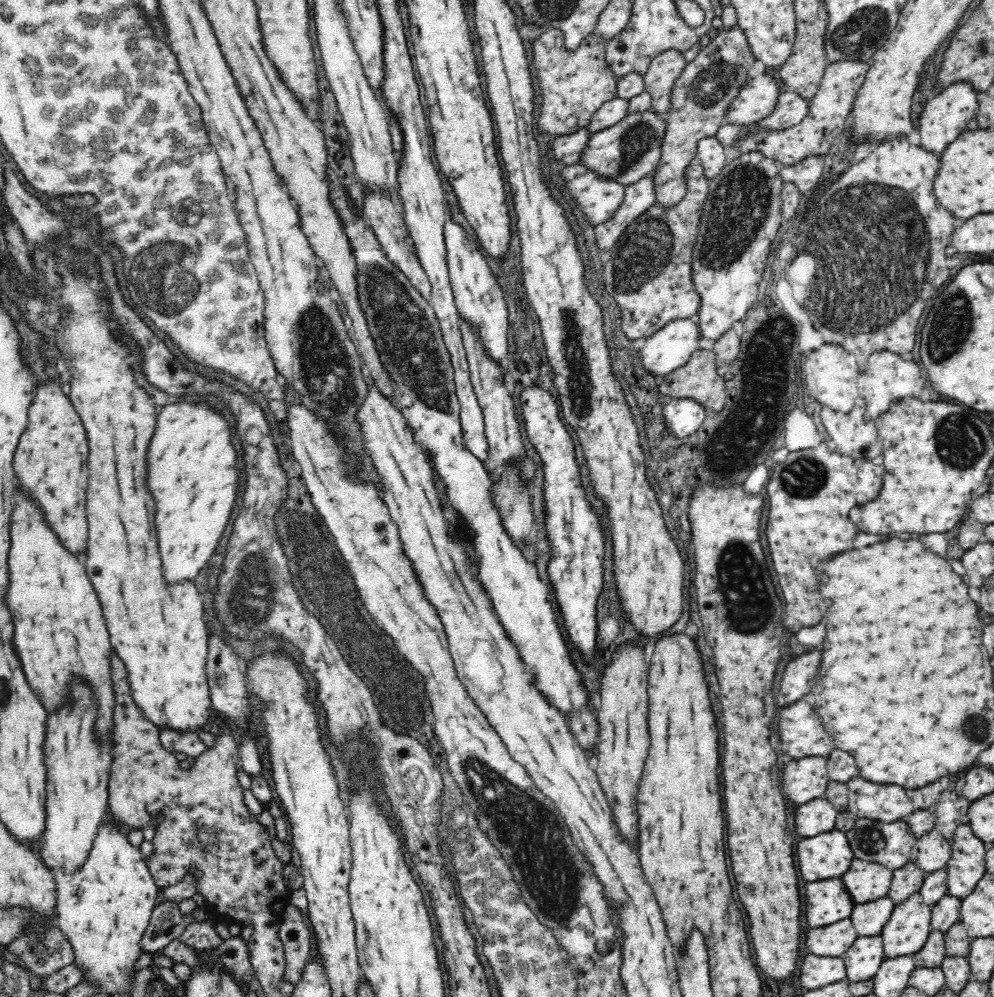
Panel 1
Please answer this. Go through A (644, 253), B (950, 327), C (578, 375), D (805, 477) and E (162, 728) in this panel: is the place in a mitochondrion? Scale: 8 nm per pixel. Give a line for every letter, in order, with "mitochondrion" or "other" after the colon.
A: mitochondrion
B: mitochondrion
C: mitochondrion
D: mitochondrion
E: other

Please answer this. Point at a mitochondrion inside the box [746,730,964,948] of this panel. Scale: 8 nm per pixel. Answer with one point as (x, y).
(870, 840)

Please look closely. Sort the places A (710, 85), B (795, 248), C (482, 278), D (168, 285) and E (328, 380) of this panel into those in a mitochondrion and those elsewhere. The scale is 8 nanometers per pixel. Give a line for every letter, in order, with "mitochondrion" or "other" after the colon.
A: mitochondrion
B: other
C: other
D: mitochondrion
E: mitochondrion

